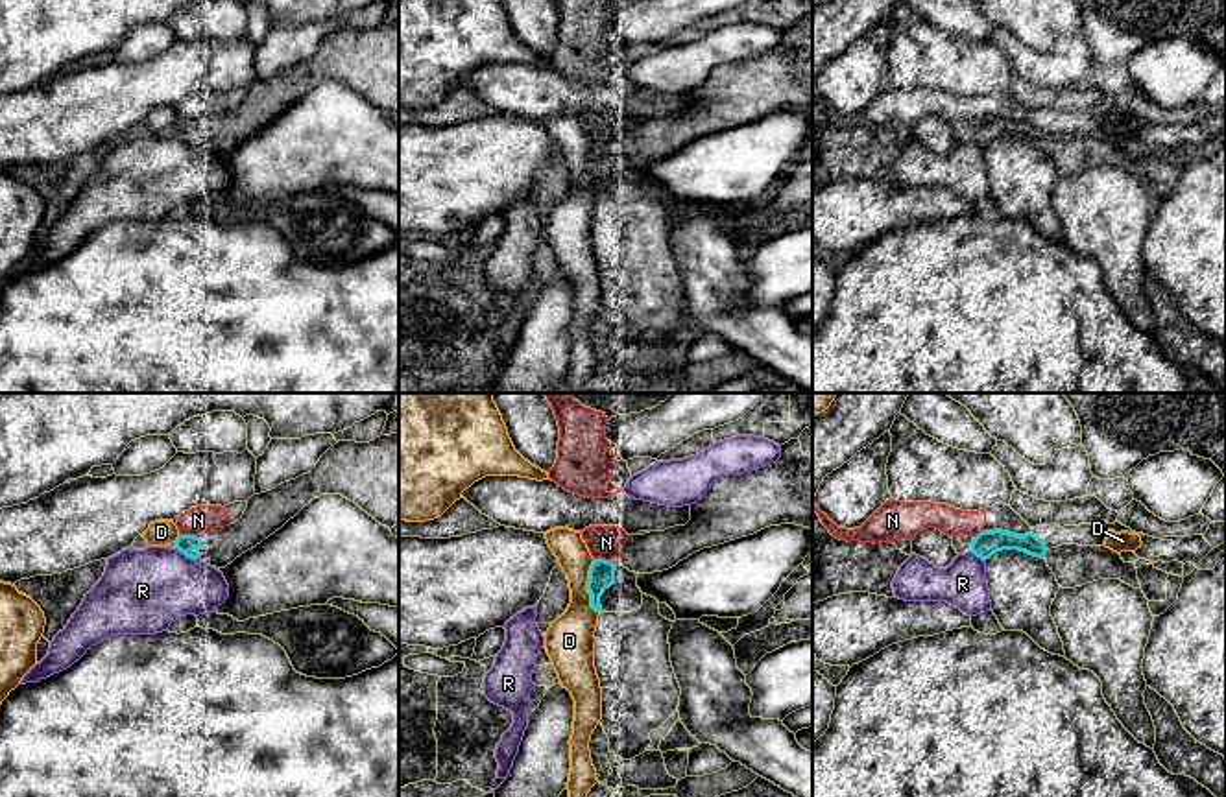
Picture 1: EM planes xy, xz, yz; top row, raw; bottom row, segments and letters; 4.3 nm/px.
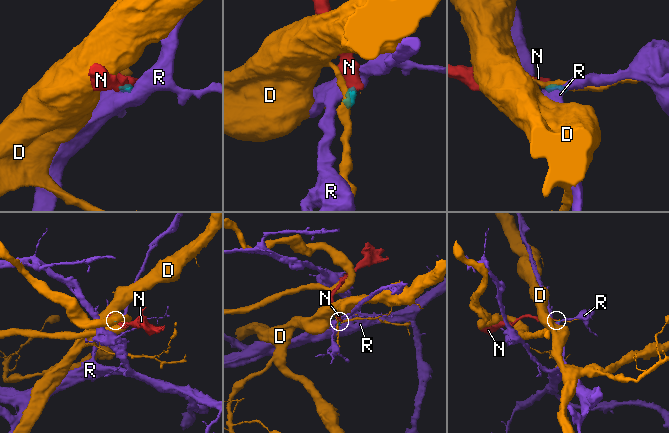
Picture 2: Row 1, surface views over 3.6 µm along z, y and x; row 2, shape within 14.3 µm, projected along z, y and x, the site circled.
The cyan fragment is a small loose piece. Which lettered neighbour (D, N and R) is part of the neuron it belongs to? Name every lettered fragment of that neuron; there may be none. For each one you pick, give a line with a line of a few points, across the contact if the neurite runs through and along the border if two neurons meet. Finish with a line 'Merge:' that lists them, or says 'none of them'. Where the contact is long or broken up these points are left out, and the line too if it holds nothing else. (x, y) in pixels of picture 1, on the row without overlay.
Merge: none of them

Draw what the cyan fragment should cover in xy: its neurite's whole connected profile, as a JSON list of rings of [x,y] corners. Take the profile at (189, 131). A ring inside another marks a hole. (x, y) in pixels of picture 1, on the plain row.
[[[399,18],[369,30],[338,28],[308,61],[253,81],[238,109],[214,114],[203,124],[179,122],[175,135],[190,146],[225,155],[321,81],[342,81],[382,113],[397,113]]]

